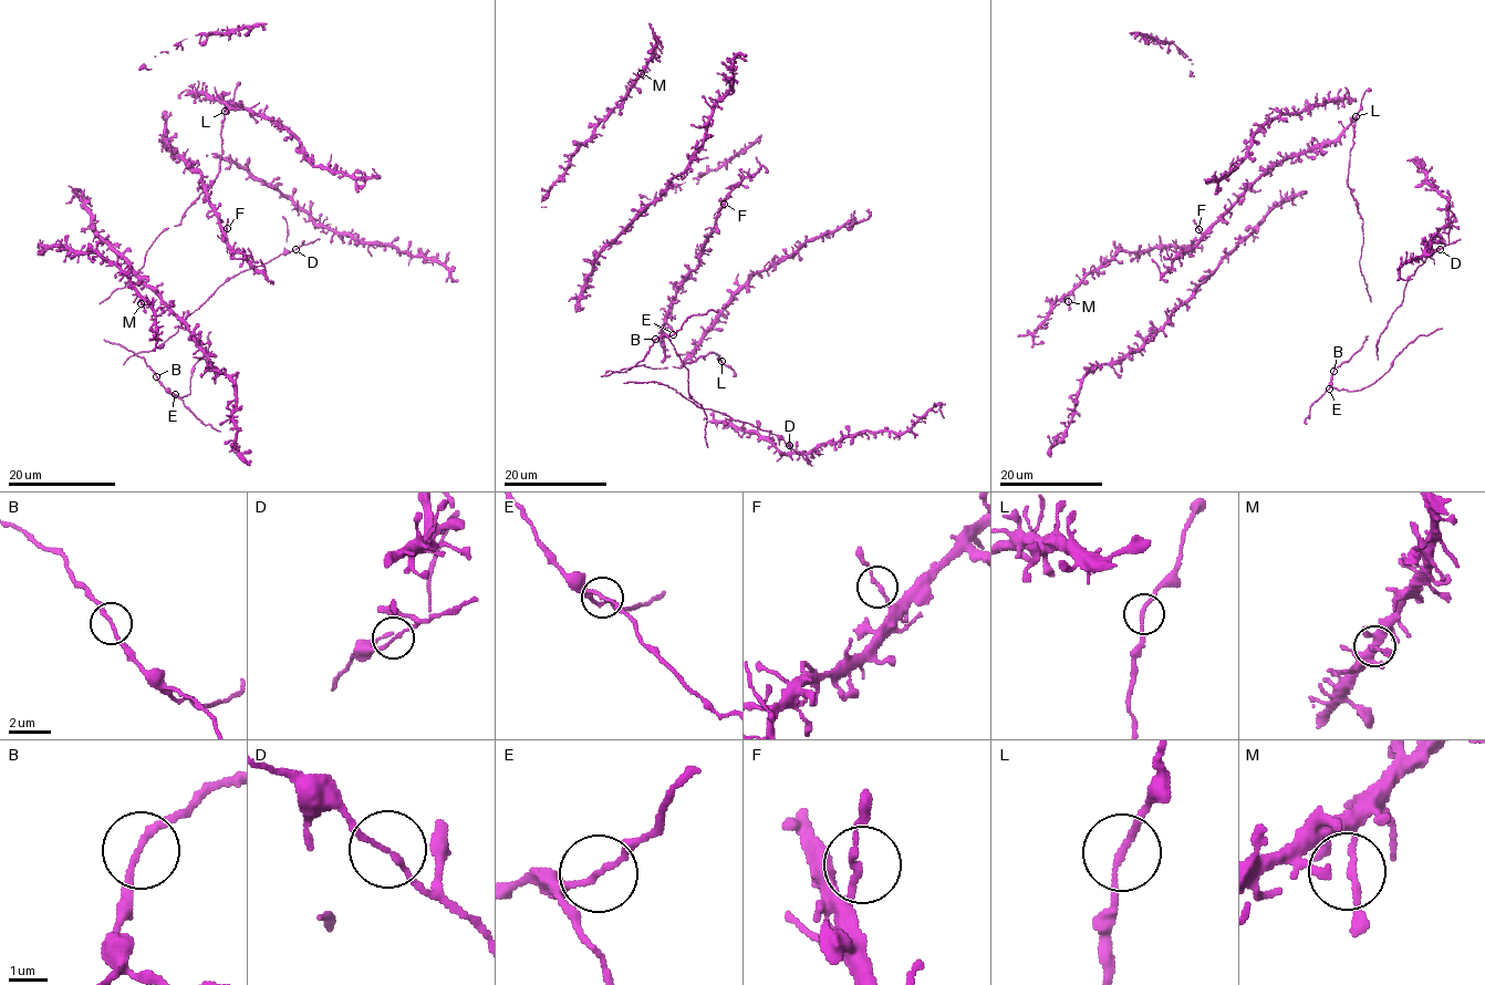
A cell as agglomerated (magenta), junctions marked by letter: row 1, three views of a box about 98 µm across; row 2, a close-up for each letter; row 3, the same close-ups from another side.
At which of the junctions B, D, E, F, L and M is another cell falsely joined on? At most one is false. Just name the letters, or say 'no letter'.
no letter

